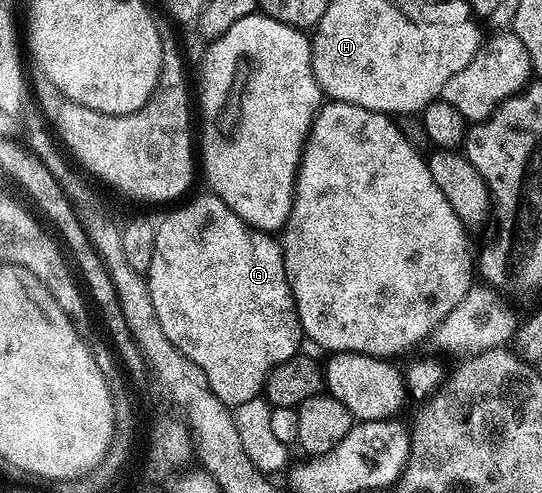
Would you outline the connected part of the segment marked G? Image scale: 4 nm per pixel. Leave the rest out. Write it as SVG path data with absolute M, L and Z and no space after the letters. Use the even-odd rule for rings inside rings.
M204 191L201 197L187 201L177 204L173 208L177 209L173 213L166 214L156 225L154 251L146 270L150 299L154 303L154 311L158 315L158 323L162 323L162 331L166 331L170 343L178 346L182 355L186 355L186 359L190 359L194 363L198 363L198 367L202 367L202 371L218 399L222 399L224 404L229 407L235 407L261 396L268 373L301 352L300 341L305 340L304 328L300 326L294 295L286 275L283 244L273 234L264 233L260 229L251 229L242 218L234 215L234 211L230 211L230 207L226 207L226 203L222 203L220 197L211 191Z

